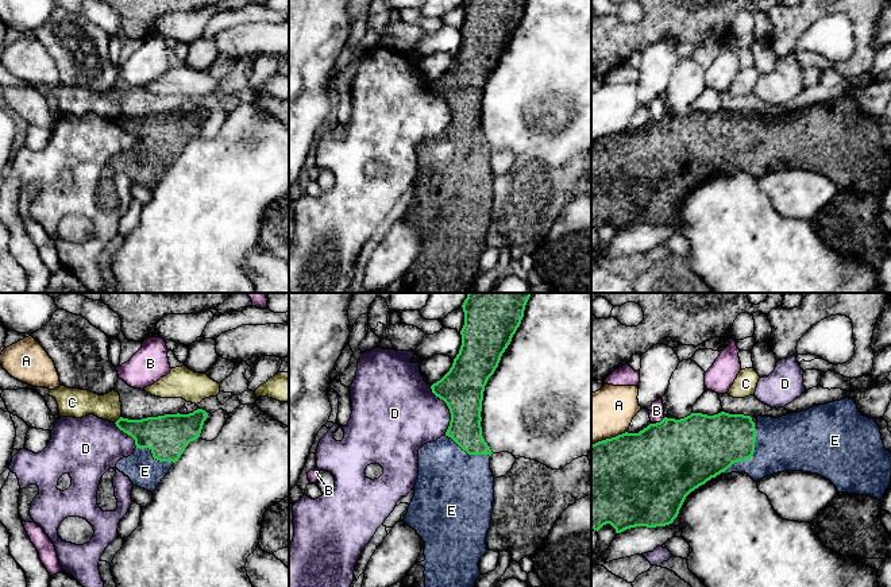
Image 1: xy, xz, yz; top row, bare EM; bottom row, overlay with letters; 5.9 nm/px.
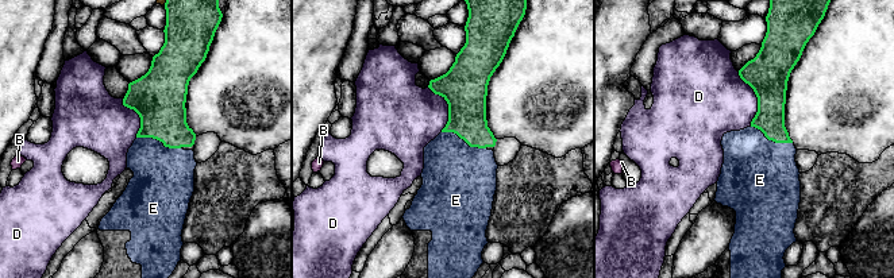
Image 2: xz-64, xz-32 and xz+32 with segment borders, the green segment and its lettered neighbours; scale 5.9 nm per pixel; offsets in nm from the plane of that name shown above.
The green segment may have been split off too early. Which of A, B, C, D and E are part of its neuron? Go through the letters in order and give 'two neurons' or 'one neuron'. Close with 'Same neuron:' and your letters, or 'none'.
A: two neurons
B: two neurons
C: two neurons
D: two neurons
E: one neuron
Same neuron: E

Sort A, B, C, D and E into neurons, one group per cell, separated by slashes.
A / B / C / D / E

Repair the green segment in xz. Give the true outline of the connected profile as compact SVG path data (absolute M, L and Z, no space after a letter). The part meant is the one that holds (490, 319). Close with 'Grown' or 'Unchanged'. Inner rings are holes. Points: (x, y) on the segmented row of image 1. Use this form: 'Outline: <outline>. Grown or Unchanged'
Outline: M468 293L462 308L462 345L450 371L431 386L451 413L444 436L418 449L414 497L404 522L423 538L416 564L402 579L404 587L474 587L481 576L479 559L486 553L491 524L494 476L491 449L482 436L483 391L502 354L521 324L531 293Z. Grown

